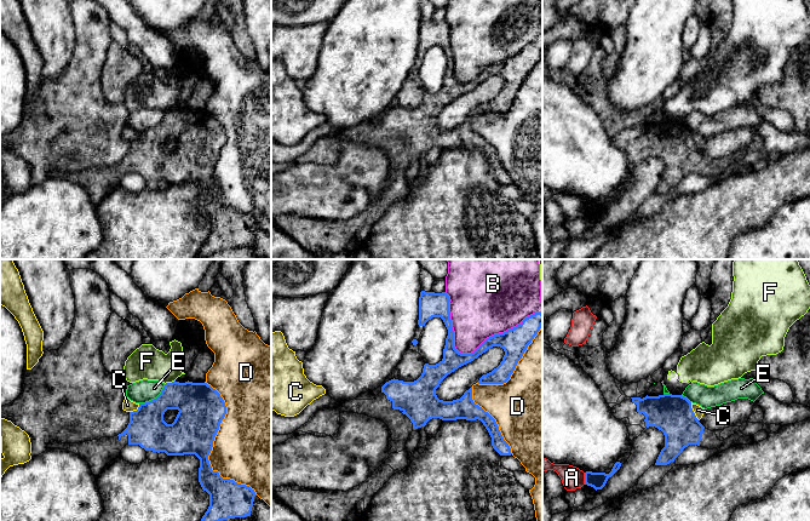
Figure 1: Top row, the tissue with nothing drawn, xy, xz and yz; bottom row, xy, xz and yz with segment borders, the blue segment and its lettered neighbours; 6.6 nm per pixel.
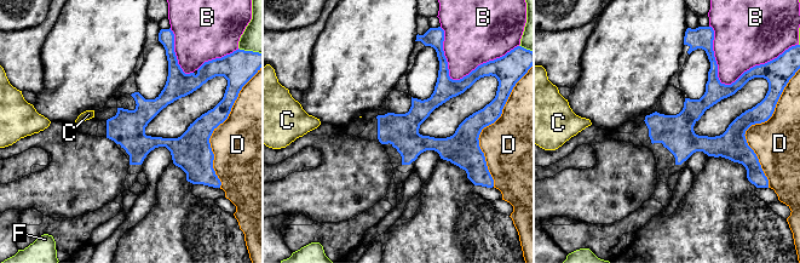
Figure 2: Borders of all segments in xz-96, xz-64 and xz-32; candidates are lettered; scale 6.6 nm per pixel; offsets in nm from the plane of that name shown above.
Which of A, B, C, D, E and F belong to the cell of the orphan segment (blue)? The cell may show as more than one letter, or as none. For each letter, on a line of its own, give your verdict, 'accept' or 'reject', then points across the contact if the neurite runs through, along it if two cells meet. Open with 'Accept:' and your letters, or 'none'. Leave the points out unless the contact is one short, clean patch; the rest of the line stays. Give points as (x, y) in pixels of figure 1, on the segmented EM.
Accept: none
A: reject | along yz (584, 473), (585, 484)
B: reject
C: reject | along yz (690, 402), (690, 407), (699, 419)
D: reject
E: reject
F: reject

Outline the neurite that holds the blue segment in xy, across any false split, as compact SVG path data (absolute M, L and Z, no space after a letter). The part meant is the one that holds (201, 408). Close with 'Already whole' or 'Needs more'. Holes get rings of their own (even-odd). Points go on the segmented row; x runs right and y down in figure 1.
M172 382L166 383L161 394L145 403L139 403L137 411L130 412L127 428L114 437L102 437L99 440L79 443L62 443L51 440L47 448L67 450L85 459L94 476L98 476L104 466L119 458L121 450L126 445L139 445L145 451L165 452L167 456L195 454L200 459L199 482L203 491L209 494L209 506L201 521L223 521L251 515L253 500L257 496L249 486L241 485L230 479L223 479L218 471L213 471L208 456L213 447L214 437L220 423L226 414L226 406L220 394L207 383ZM167 410L178 410L178 414L172 424L163 420Z. Needs more

